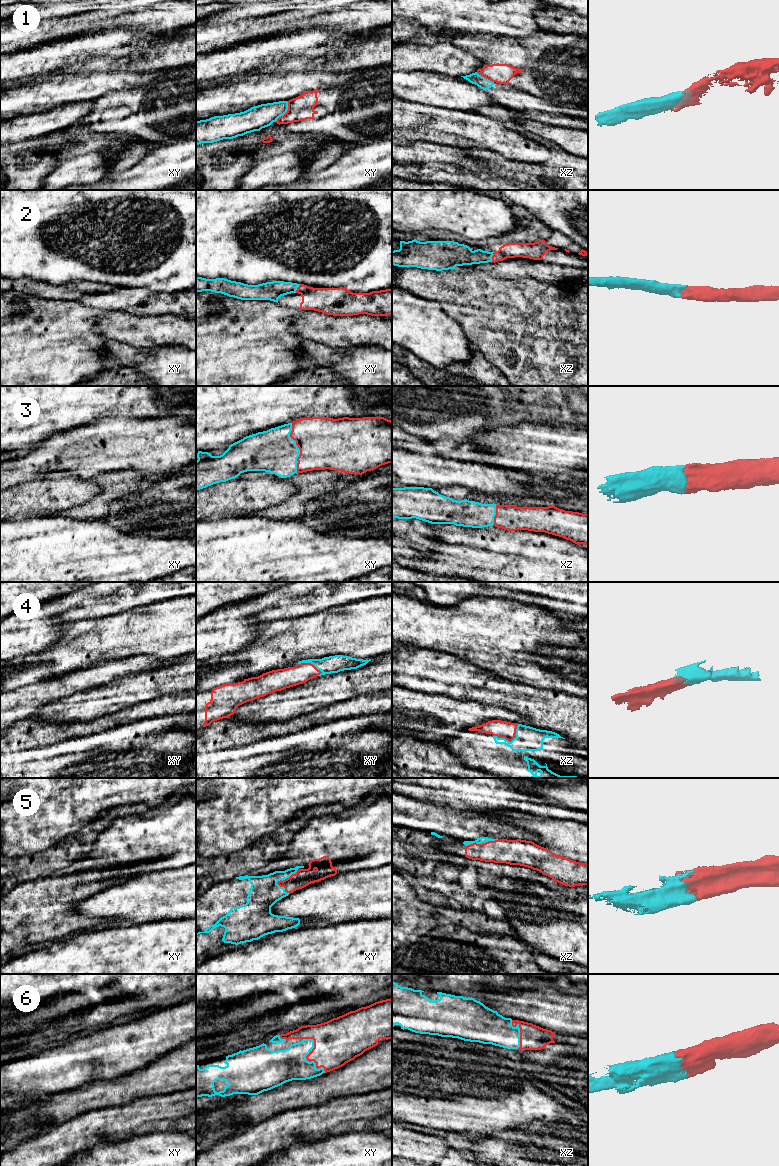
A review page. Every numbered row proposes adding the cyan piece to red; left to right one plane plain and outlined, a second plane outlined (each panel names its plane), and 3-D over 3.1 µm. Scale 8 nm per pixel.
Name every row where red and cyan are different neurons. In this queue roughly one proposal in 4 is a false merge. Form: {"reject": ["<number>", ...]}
{"reject": ["1"]}

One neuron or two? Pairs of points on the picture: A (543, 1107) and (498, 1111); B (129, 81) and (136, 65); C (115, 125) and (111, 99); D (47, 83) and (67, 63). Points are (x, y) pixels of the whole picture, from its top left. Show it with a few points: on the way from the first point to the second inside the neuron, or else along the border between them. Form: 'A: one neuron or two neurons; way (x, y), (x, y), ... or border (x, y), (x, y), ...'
A: one neuron; way (532, 1107), (509, 1107)
B: two neurons; border (114, 70), (130, 72), (156, 71)
C: one neuron; way (115, 119), (114, 105)
D: two neurons; border (74, 69), (67, 72)

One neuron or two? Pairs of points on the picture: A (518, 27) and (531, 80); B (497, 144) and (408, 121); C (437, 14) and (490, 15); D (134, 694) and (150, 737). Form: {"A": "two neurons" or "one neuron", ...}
{"A": "two neurons", "B": "one neuron", "C": "one neuron", "D": "two neurons"}

